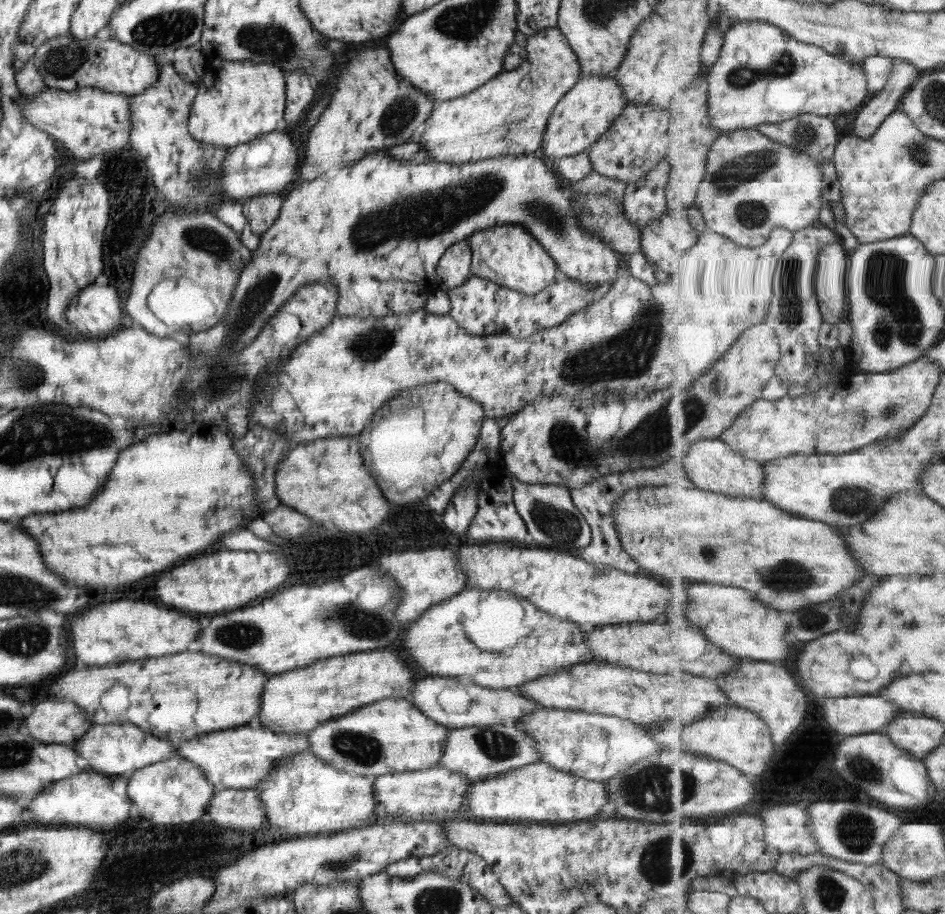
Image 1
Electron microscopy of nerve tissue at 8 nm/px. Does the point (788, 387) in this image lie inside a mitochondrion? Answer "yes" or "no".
no

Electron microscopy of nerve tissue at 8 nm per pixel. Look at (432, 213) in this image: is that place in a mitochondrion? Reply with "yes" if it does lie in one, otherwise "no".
yes

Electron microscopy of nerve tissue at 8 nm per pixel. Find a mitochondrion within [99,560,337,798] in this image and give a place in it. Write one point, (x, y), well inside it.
(238, 635)

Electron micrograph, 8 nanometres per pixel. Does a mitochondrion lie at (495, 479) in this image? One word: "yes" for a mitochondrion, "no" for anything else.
no

